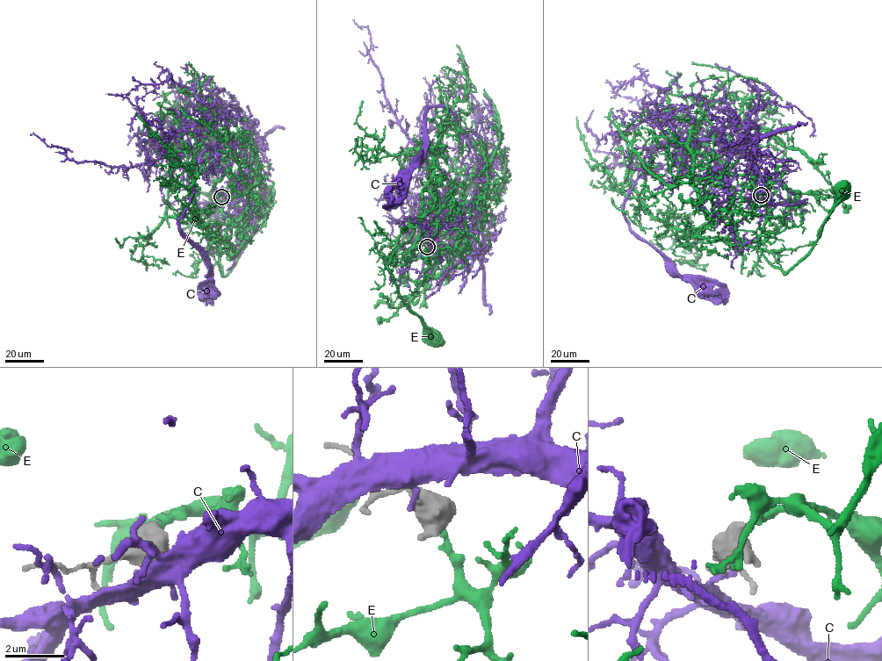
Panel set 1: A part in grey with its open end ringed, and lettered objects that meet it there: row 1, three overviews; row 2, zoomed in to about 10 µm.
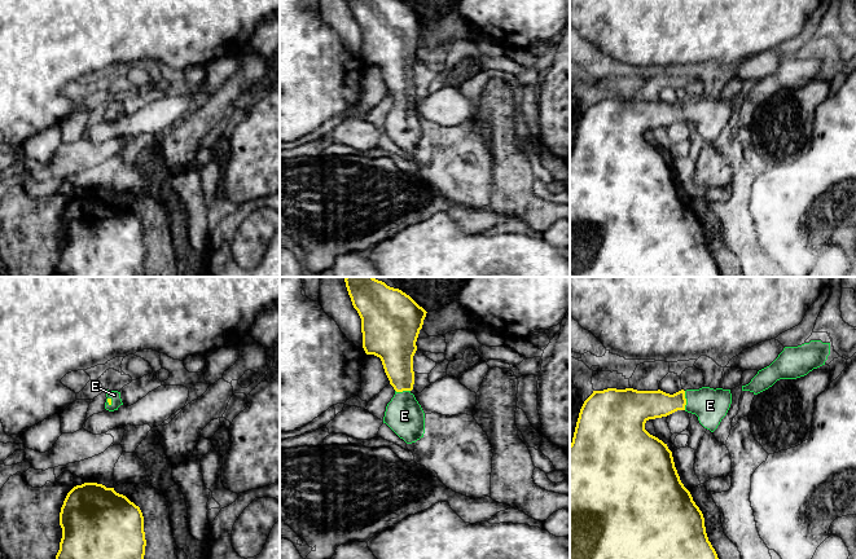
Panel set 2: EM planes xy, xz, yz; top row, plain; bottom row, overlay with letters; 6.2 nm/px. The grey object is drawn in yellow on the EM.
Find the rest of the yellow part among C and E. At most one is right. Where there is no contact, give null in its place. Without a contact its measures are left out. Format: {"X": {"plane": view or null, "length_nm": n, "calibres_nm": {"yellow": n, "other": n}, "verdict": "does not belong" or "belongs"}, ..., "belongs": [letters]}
{"C": {"plane": null, "verdict": "does not belong"}, "E": {"plane": "yz", "length_nm": 120, "calibres_nm": {"yellow": 180, "other": 220}, "verdict": "belongs"}, "belongs": ["E"]}

